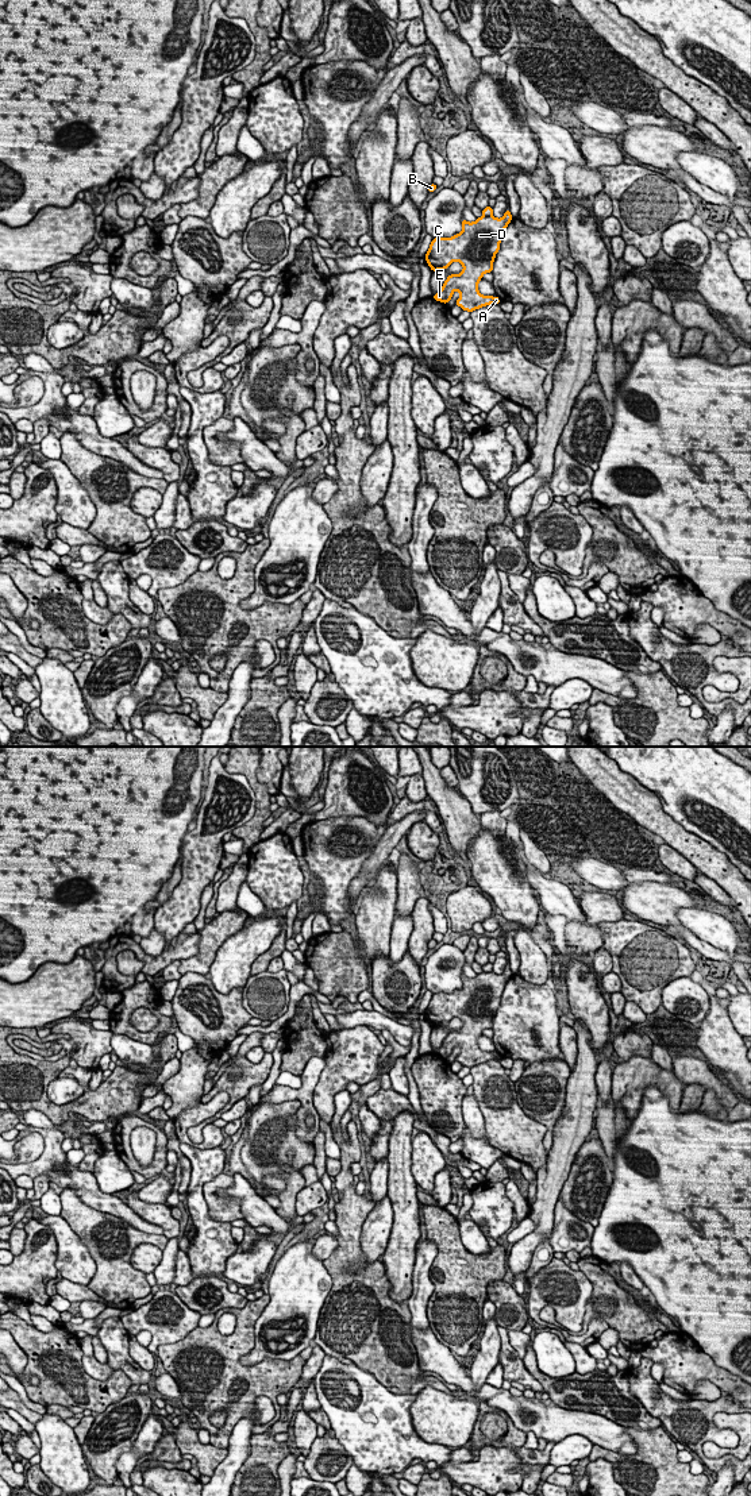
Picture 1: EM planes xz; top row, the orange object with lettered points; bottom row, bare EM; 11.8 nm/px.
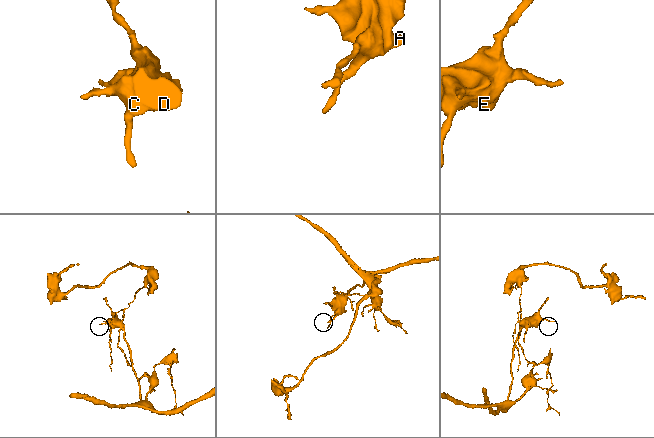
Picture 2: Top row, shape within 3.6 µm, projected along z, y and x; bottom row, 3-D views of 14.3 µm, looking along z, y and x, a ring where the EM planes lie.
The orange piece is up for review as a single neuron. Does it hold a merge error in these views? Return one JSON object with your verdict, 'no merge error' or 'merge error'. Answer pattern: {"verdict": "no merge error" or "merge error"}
{"verdict": "merge error"}

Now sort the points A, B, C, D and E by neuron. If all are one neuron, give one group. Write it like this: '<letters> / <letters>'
A C D E / B

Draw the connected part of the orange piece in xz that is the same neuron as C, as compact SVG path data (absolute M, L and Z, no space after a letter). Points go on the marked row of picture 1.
M509 209L501 219L481 216L469 223L462 219L462 232L452 238L434 238L425 254L425 261L432 271L446 270L452 262L463 266L461 274L451 274L444 281L442 290L434 294L434 300L447 304L455 290L459 298L455 305L462 311L473 312L482 306L501 301L497 296L484 296L478 290L478 282L485 273L492 273L496 254L505 228L512 220Z

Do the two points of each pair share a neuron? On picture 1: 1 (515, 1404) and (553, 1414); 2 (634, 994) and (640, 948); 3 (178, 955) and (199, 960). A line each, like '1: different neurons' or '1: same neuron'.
1: same neuron
2: same neuron
3: different neurons

